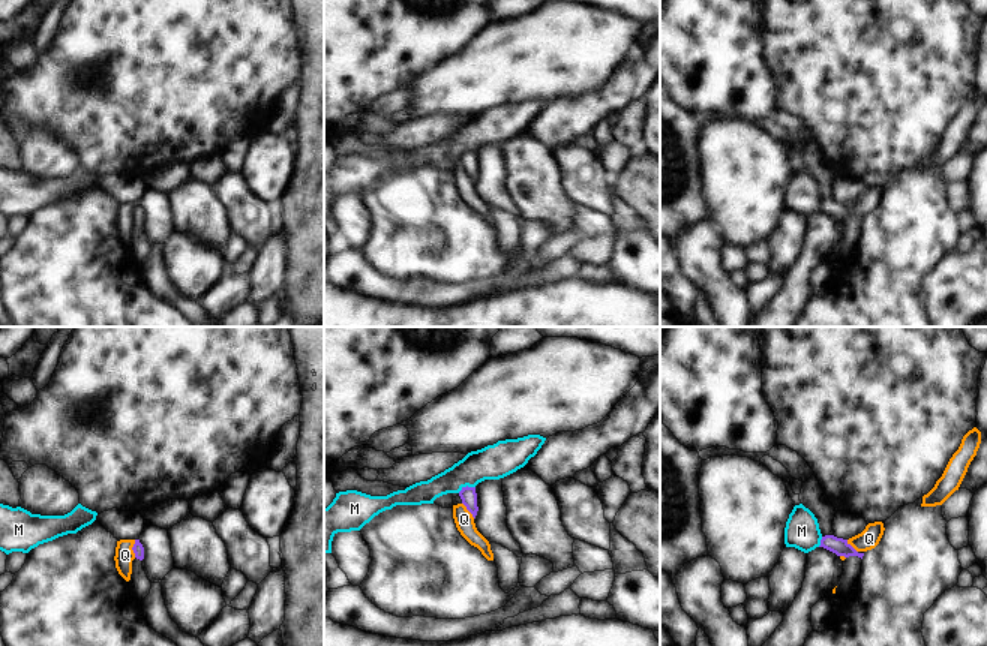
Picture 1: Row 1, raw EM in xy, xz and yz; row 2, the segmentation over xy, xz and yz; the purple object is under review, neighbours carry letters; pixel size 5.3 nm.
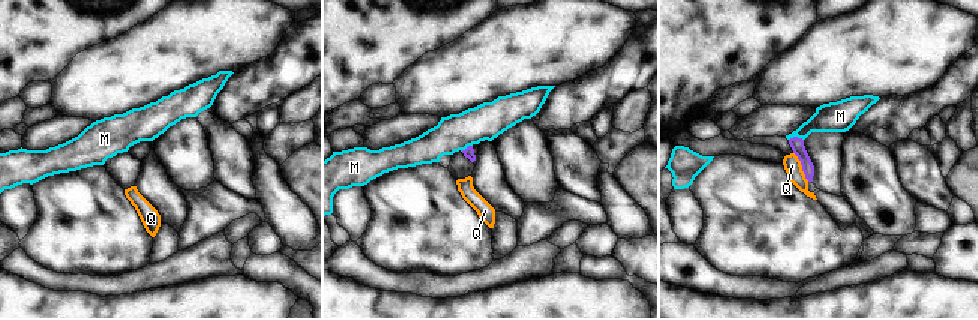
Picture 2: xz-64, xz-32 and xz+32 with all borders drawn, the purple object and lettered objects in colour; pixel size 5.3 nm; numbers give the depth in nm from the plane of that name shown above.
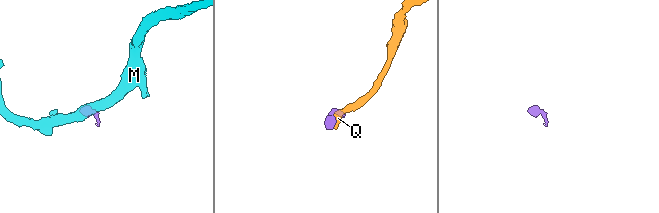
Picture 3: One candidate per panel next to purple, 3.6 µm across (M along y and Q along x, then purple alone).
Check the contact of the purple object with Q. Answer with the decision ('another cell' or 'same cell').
another cell

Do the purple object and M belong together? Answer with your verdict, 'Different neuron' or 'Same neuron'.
Different neuron.

